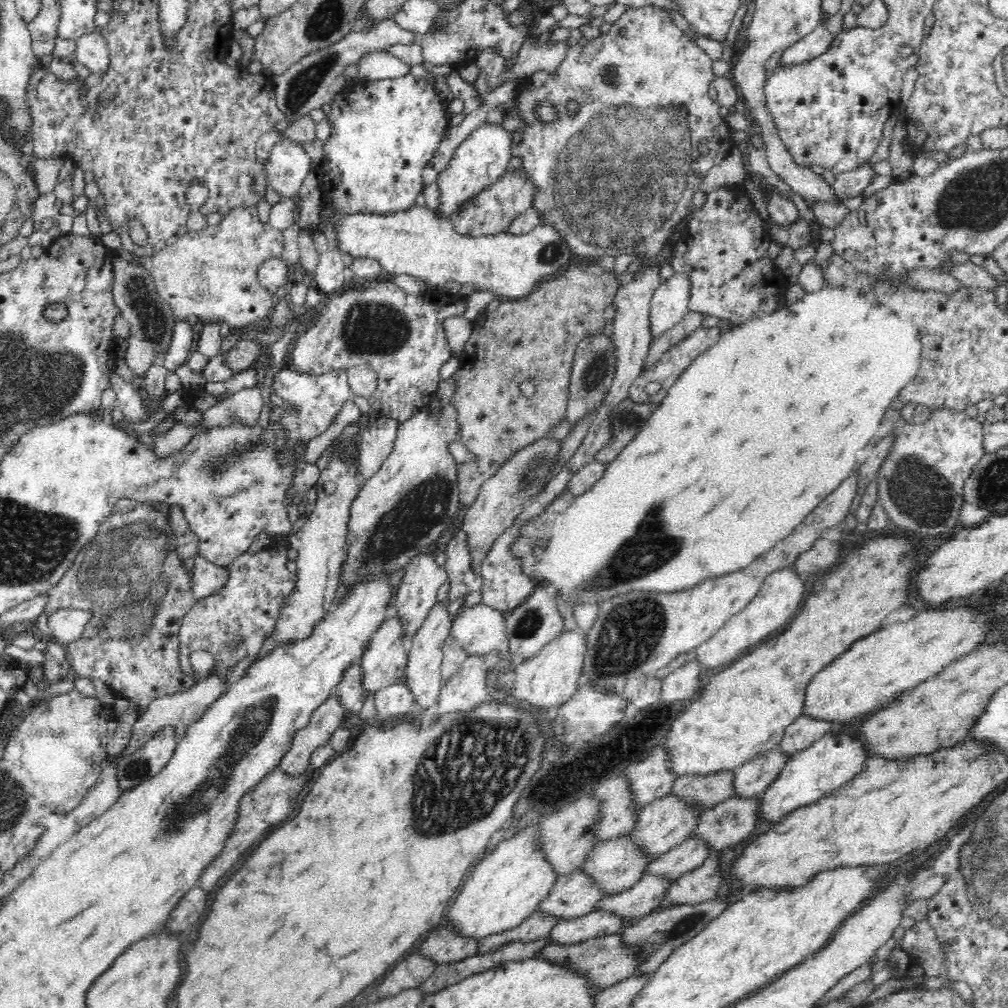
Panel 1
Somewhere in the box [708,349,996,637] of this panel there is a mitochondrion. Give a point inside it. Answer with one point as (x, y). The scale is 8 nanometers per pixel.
(925, 498)

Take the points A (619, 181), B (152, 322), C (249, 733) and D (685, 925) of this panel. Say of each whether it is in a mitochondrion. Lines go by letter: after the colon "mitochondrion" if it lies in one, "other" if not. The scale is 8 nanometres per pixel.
A: mitochondrion
B: mitochondrion
C: mitochondrion
D: mitochondrion

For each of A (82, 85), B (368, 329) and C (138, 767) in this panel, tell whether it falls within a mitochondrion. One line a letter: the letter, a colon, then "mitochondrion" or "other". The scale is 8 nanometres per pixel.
A: other
B: mitochondrion
C: mitochondrion

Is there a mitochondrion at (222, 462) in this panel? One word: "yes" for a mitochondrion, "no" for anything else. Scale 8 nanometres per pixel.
yes

